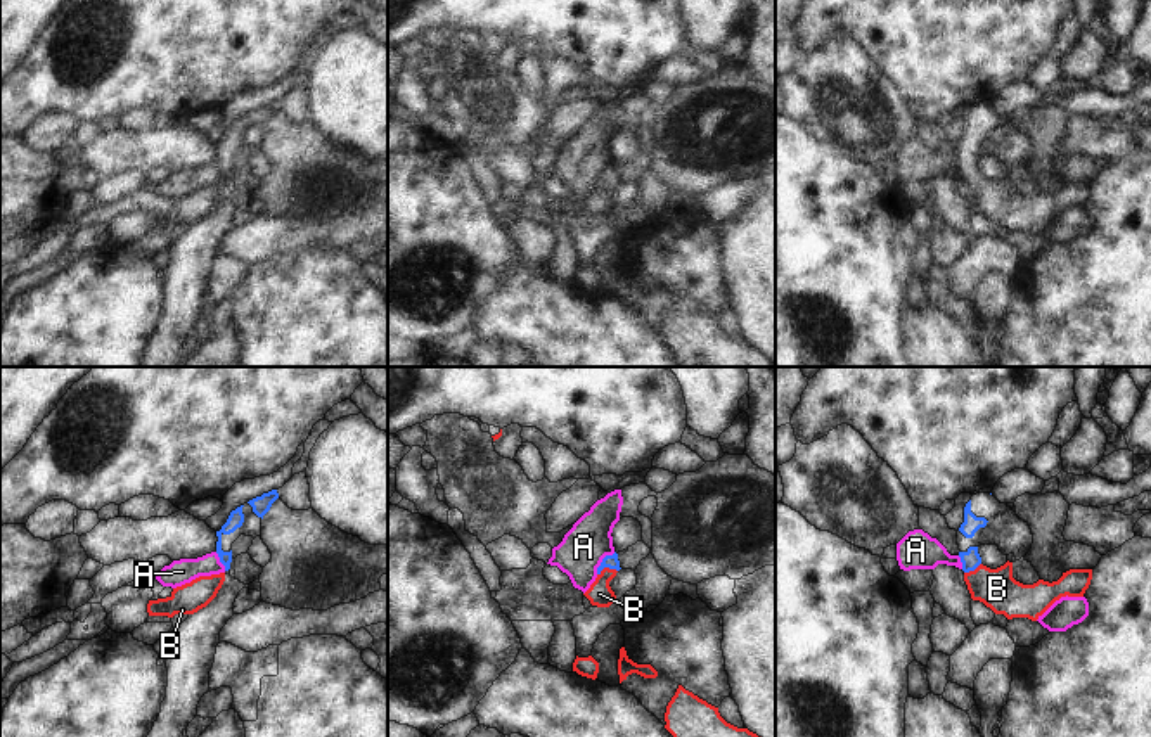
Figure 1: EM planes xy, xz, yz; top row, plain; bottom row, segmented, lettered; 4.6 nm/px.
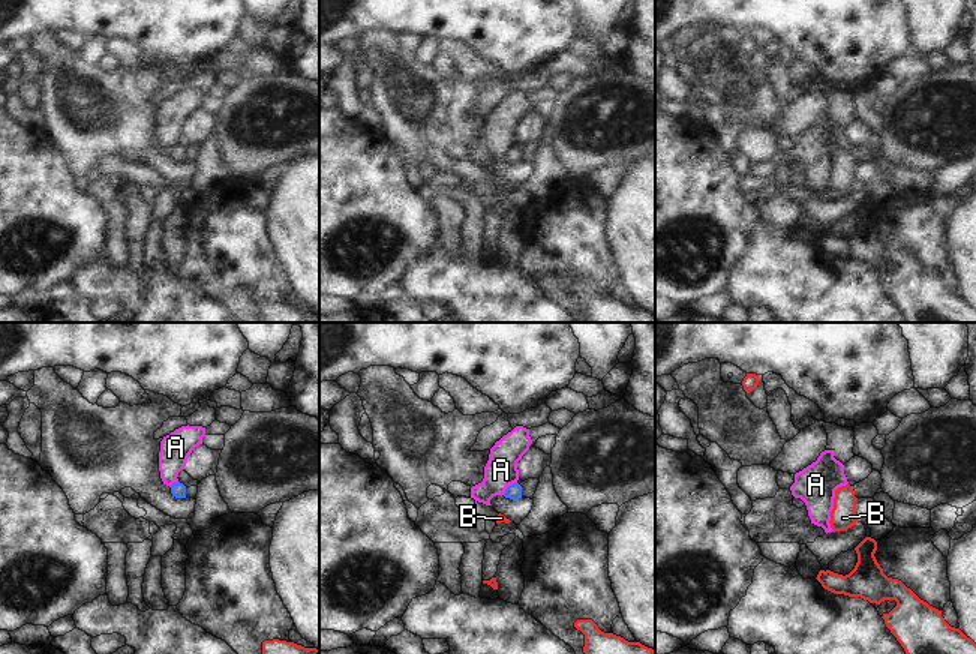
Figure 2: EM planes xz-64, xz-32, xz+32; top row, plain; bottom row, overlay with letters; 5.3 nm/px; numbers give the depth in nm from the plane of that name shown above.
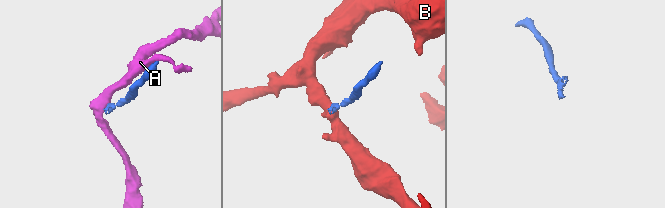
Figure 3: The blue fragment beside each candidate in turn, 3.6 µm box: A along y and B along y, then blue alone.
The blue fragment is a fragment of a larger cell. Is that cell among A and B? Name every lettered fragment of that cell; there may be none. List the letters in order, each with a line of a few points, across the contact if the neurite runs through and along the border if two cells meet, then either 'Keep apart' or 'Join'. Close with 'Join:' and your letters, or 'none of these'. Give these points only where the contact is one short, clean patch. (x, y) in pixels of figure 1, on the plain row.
A: Line: xz (615, 165), (603, 172), (596, 185). Keep apart
B: Line: xz (610, 173), (606, 179), (599, 206). Join
Join: B

